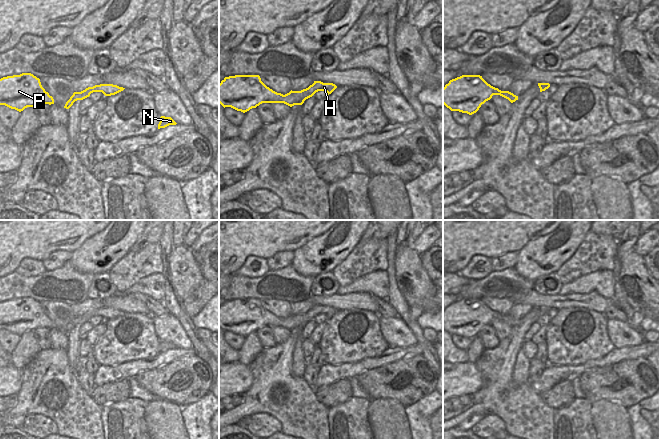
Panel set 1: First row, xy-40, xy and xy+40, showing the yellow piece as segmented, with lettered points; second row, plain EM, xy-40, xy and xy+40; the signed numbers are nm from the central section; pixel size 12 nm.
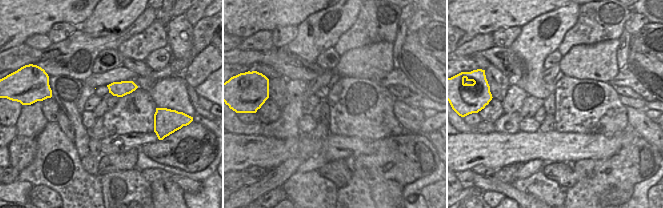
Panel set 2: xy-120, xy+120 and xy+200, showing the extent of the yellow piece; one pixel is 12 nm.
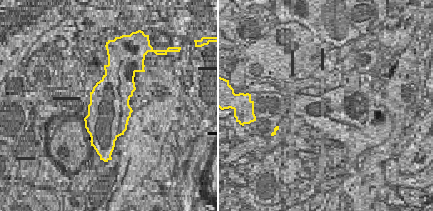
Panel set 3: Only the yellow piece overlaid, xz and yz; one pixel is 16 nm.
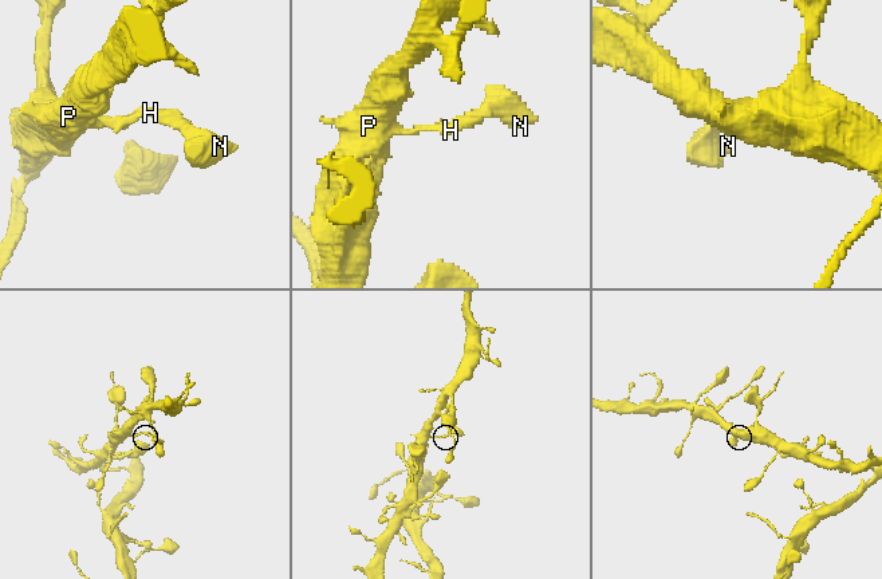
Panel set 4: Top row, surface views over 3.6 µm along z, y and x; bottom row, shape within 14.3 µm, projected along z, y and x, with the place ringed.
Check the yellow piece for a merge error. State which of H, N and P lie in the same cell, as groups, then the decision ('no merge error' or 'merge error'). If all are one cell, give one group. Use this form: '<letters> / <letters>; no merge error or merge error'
H N P; no merge error

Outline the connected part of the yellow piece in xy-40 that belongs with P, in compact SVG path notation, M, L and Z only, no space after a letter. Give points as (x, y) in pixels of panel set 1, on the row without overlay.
M31 297L0 303L0 329L19 336L37 328L54 328L54 323L42 311L40 303Z

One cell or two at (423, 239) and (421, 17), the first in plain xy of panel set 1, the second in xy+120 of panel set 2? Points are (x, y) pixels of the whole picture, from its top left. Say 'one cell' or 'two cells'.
one cell

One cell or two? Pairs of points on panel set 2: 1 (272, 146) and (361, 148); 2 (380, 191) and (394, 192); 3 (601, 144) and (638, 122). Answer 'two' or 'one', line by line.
1: one
2: one
3: two

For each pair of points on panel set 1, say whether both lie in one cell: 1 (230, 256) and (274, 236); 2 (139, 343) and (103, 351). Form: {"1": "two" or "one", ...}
{"1": "one", "2": "one"}

